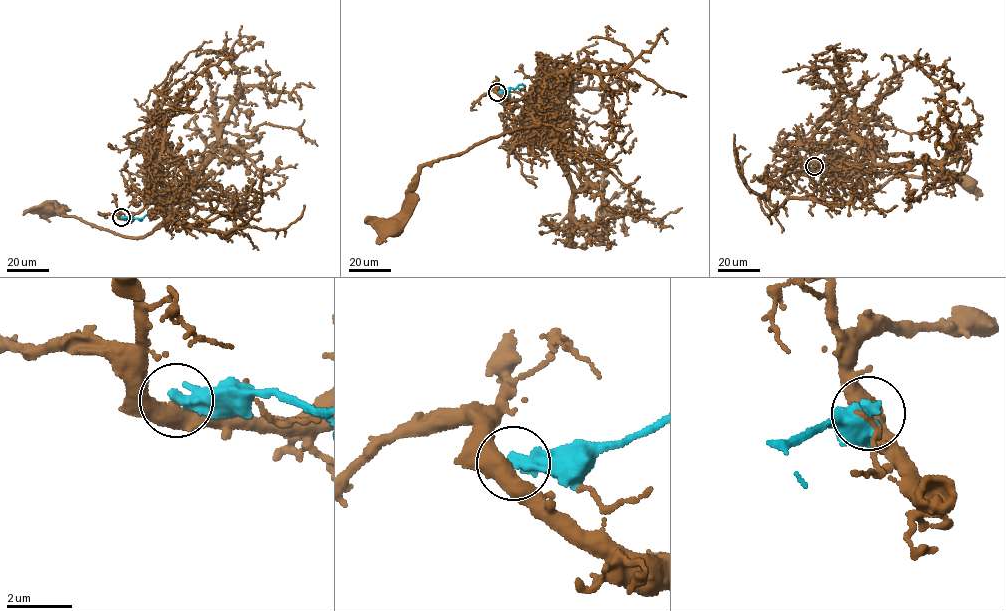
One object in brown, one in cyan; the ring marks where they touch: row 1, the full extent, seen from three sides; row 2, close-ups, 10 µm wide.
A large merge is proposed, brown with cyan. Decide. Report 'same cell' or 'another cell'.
another cell

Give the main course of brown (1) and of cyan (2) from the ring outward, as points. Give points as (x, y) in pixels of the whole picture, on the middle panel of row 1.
1: (497, 92), (536, 107), (541, 117), (538, 125), (491, 136), (461, 153), (426, 163), (404, 213), (392, 223)
2: (497, 92), (521, 84), (525, 86)

